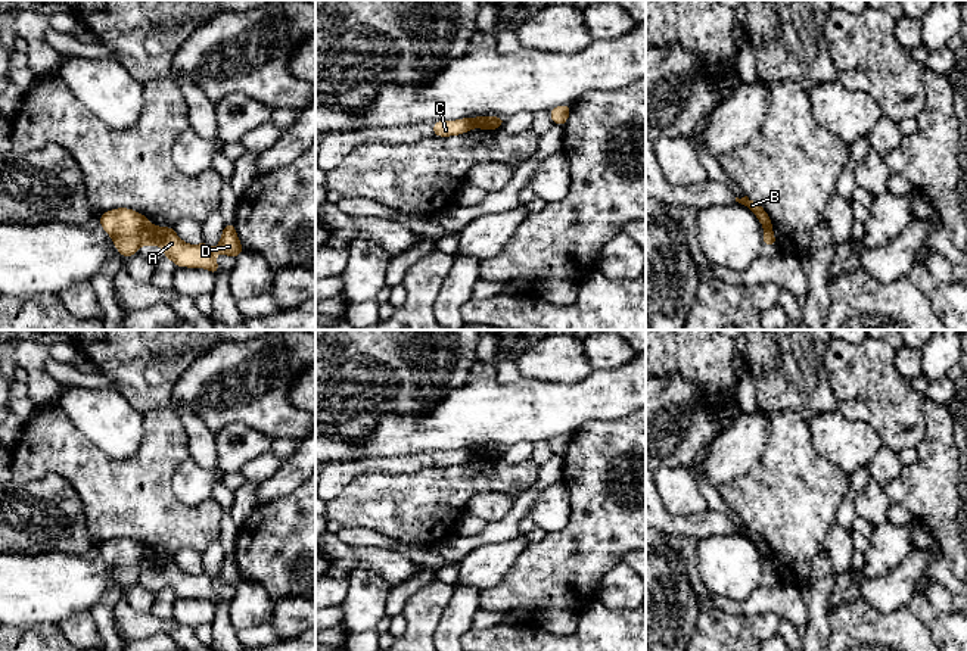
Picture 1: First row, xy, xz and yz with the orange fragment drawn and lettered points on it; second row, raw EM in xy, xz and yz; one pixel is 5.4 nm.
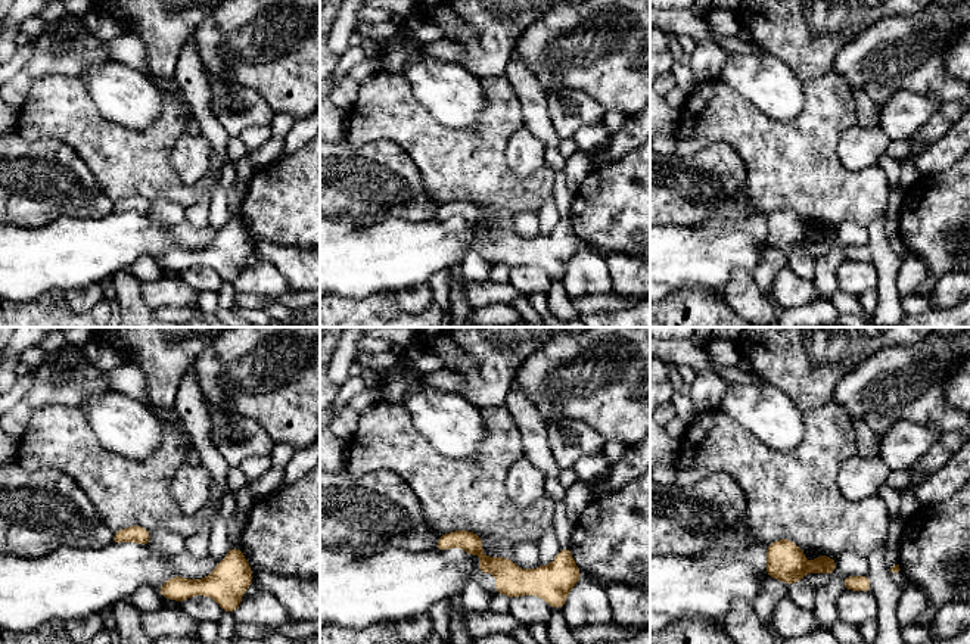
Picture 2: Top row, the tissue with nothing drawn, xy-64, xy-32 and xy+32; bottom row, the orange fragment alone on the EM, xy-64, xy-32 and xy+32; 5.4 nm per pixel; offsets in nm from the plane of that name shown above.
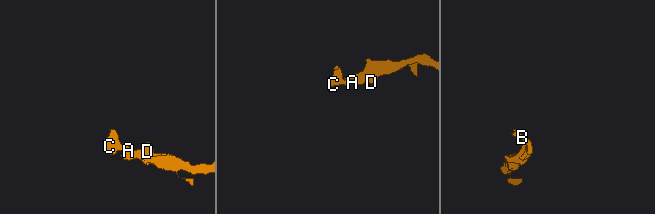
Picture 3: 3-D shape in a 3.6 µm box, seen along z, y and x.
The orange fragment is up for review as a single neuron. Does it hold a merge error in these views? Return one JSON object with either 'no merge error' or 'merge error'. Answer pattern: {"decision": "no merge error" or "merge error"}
{"decision": "merge error"}

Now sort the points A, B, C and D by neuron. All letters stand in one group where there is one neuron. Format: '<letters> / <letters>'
A D / B C

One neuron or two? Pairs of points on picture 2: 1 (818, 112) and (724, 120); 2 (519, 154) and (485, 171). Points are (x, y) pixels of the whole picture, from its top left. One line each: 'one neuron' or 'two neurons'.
1: one neuron
2: two neurons

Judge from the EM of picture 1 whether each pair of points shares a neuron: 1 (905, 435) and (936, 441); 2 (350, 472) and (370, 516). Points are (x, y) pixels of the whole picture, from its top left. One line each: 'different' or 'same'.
1: different
2: different

